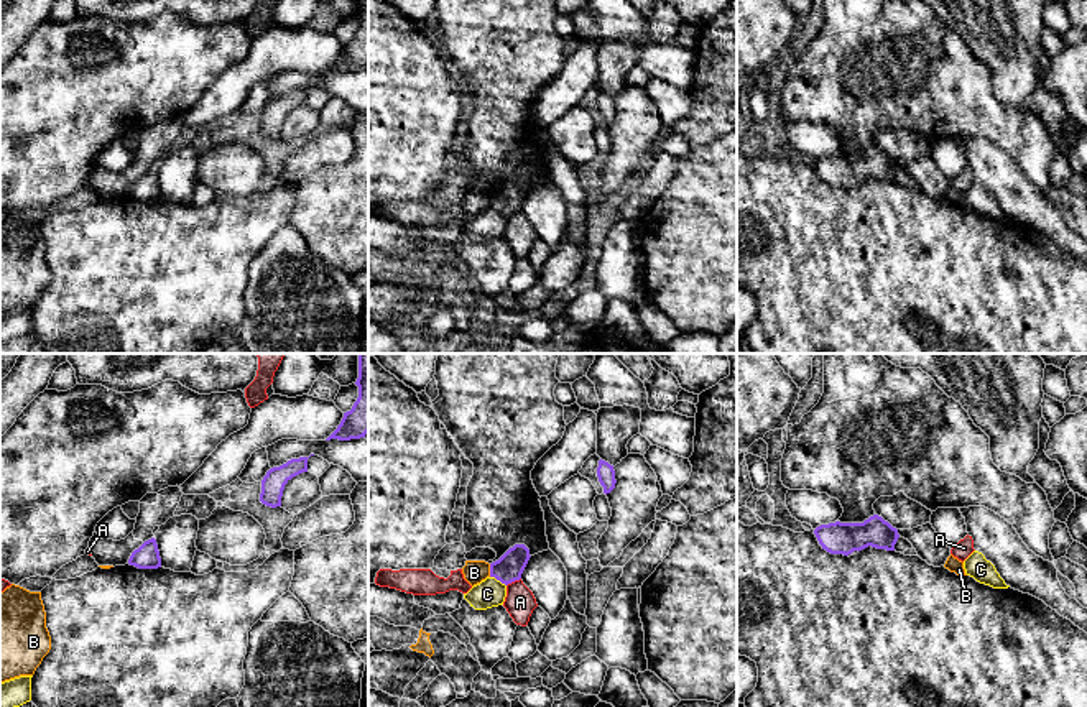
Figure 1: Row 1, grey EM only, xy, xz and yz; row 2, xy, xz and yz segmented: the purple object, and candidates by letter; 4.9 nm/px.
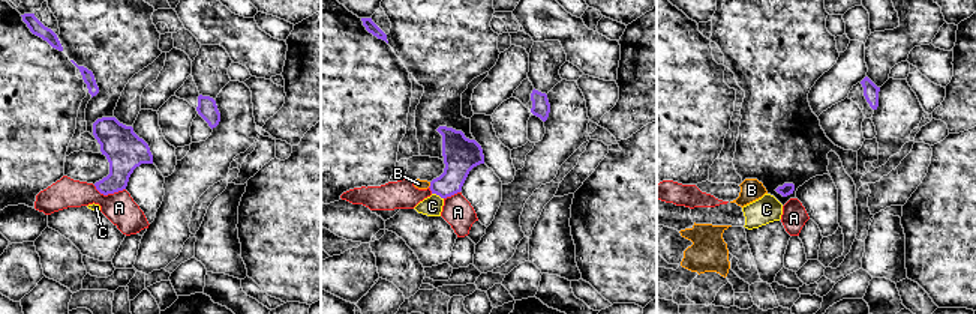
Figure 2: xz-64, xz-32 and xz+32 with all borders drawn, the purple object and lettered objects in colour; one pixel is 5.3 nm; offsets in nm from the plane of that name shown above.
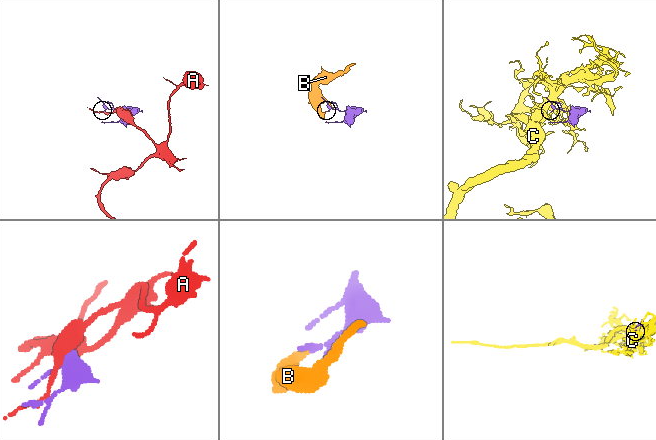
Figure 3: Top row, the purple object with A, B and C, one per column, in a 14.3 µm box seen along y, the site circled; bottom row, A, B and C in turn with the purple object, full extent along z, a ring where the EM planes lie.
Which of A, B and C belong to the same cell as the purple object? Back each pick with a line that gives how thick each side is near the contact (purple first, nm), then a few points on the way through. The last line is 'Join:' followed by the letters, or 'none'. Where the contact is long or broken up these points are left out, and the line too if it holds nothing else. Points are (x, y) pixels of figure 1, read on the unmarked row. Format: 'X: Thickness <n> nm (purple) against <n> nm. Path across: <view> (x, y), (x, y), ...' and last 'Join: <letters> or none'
Join: none

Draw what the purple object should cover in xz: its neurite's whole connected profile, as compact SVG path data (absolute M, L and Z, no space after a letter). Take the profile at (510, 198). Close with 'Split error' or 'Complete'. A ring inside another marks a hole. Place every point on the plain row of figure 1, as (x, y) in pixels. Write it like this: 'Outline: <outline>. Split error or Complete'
Outline: M515 176L498 192L490 196L490 209L505 217L520 212L530 189L530 181L525 176Z. Complete

